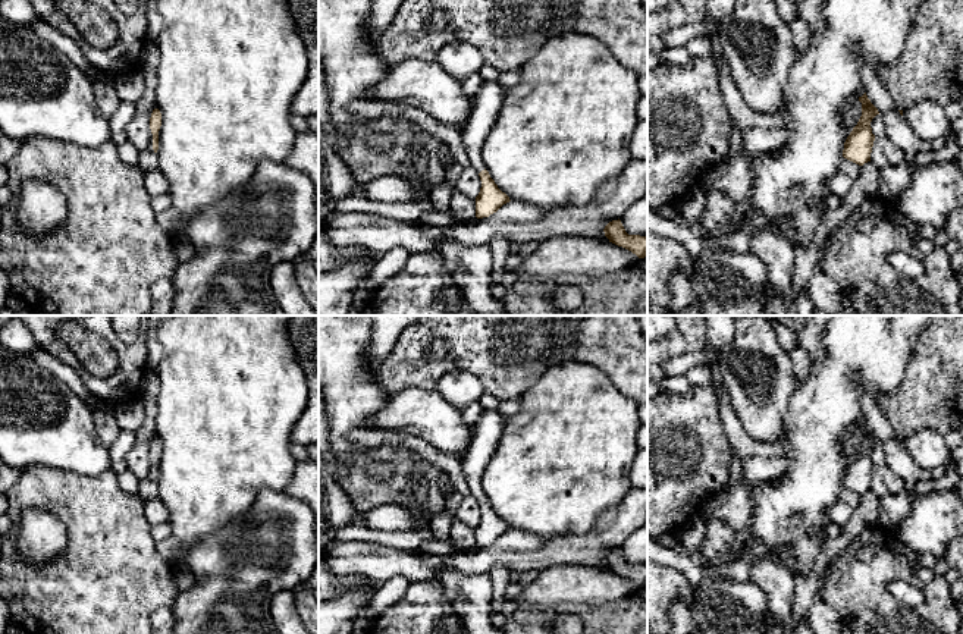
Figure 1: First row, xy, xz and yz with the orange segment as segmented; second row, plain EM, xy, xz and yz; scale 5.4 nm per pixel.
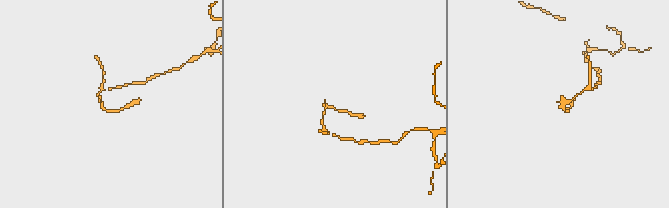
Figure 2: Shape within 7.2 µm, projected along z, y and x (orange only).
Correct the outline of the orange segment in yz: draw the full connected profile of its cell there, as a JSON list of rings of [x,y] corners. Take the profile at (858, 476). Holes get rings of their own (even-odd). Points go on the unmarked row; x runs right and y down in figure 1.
[[[866,421],[859,426],[859,430],[862,431],[862,445],[844,471],[843,486],[863,495],[871,490],[871,481],[875,470],[871,451],[876,443],[879,443],[879,440],[871,431]]]

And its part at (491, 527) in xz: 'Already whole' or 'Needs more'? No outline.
Needs more

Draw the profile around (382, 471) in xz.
[[[367,461],[366,474],[371,480],[389,481],[399,473],[398,467],[392,462]]]

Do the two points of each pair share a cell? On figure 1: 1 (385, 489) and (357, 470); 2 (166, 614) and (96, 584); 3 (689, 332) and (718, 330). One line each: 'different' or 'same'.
1: same
2: different
3: different

